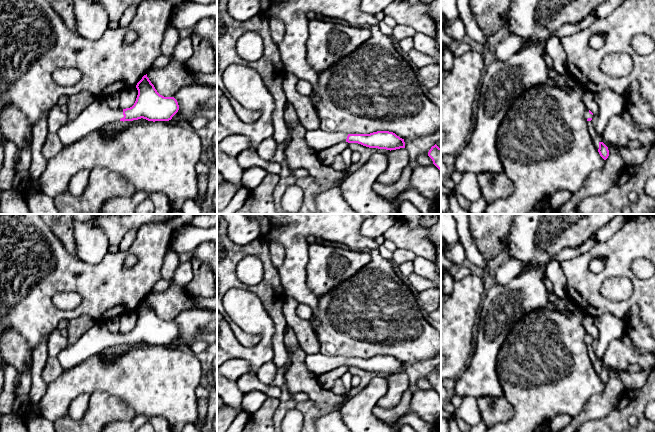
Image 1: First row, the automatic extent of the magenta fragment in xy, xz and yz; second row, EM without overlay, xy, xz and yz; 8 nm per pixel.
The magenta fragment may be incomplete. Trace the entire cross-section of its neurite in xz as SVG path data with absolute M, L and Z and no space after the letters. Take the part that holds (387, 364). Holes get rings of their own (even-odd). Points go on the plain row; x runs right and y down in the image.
M319 352L307 355L305 365L317 376L328 373L343 365L390 375L405 372L404 363L389 355L377 355L370 358L346 358L326 356Z

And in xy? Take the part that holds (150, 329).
M147 298L137 307L136 312L138 314L136 325L132 331L126 333L113 333L104 322L95 322L92 329L57 356L57 363L67 371L110 347L141 342L153 346L169 345L178 336L177 324L174 321L160 319Z

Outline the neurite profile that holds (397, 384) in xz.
M405 372L391 374L387 379L387 391L379 399L377 405L382 408L394 407L409 385L410 379Z

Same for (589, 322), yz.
M584 313L583 325L586 329L586 331L593 337L593 339L598 341L599 331L595 325L595 318Z

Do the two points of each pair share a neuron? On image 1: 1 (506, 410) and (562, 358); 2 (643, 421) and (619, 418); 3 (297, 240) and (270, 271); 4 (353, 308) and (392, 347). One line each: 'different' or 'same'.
1: different
2: same
3: different
4: same

